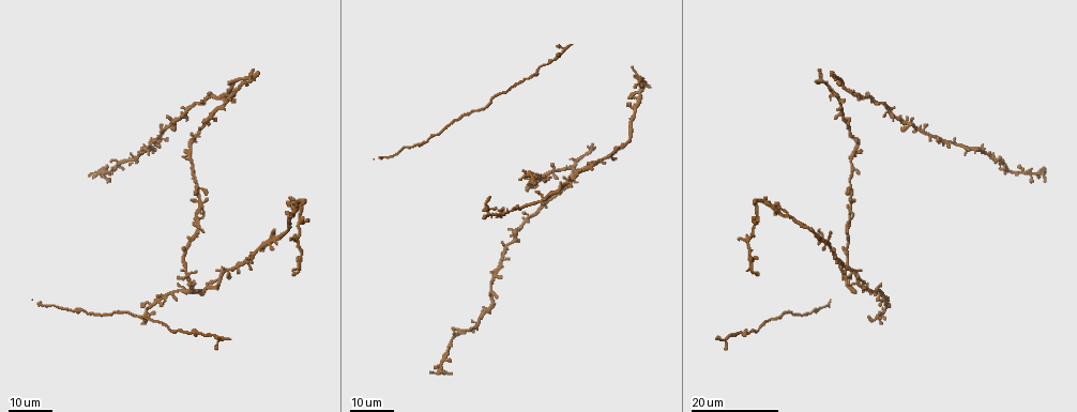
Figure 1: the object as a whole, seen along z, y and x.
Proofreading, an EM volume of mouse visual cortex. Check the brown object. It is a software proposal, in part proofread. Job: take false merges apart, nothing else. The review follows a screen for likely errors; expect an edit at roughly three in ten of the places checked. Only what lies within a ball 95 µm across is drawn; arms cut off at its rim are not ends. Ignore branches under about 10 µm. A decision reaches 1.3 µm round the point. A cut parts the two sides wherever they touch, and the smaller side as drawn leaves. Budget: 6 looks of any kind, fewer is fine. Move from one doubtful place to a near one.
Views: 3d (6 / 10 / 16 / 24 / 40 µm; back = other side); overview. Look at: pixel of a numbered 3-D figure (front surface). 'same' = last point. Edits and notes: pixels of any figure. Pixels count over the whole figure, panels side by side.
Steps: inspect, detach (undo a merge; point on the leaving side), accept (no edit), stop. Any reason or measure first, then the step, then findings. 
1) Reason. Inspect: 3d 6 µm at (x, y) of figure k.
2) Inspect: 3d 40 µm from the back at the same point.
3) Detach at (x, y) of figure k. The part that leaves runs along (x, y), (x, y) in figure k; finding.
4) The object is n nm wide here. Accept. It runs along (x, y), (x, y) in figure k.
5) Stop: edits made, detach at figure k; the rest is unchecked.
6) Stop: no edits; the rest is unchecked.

Looks like a crossing. Inspect: 3d 16 µm at (577, 165) of figure 1.

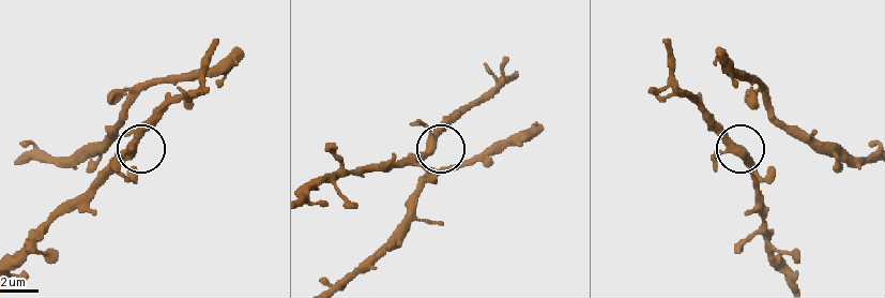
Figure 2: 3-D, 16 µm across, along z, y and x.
Inspect: 3d 10 µm at (739, 148) of figure 2.

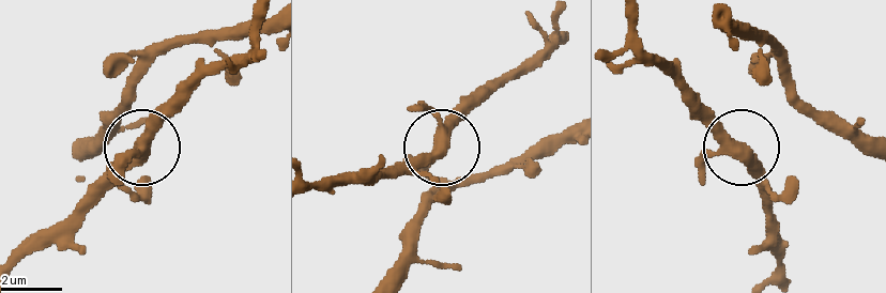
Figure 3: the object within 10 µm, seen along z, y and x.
4 arms meet here. Accept. One neuron here.

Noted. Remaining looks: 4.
Four-way junction. Inspect: 3d 24 µm at (198, 219) of figure 1.

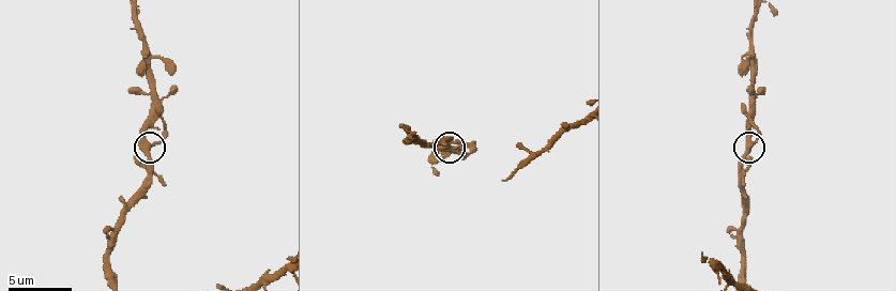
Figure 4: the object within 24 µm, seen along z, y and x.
Closer look. Inspect: 3d 6 µm at (148, 149) of figure 4.

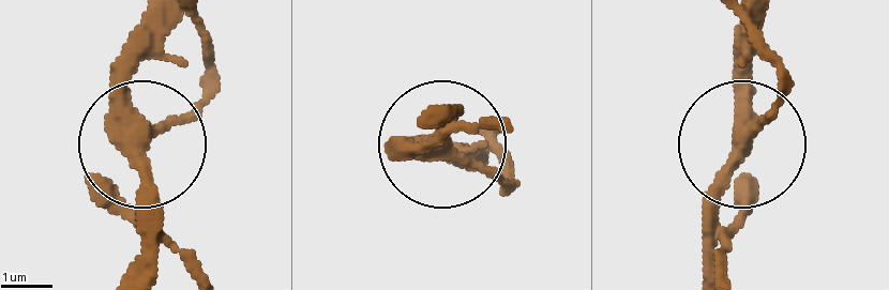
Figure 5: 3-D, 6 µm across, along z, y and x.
The side arm is 107 µm long. Accept. It runs along (126, 110), (139, 269) in figure 5; one neuron here.

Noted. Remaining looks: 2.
Four or more arms meet. Inspect: 3d 24 µm at (871, 293) of figure 1.

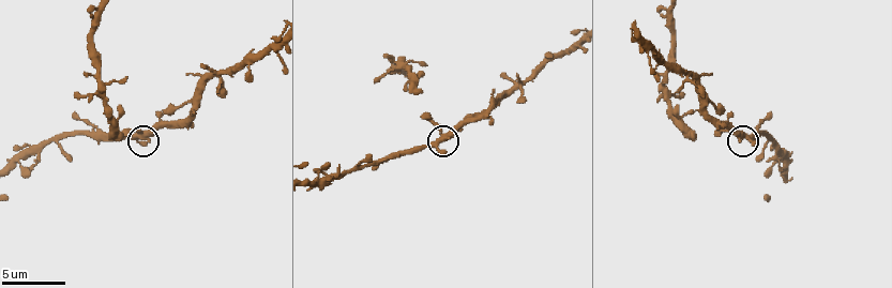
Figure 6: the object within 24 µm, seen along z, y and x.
Closer look. Inspect: 3d 10 µm at (444, 137) of figure 6.

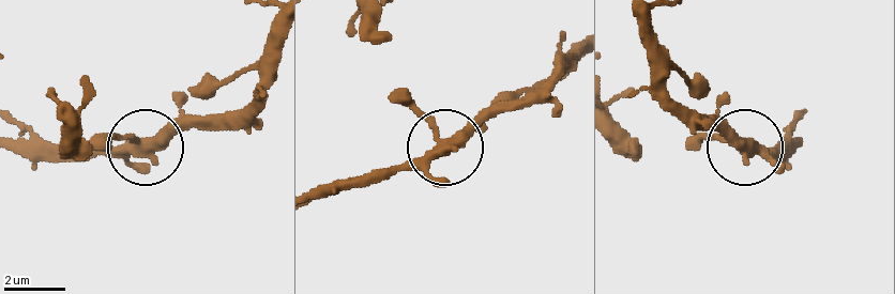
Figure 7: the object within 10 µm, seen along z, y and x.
The side arm is 67 µm long. Accept. One neuron here.

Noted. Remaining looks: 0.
Stop: no edits; the rest is unchecked.

